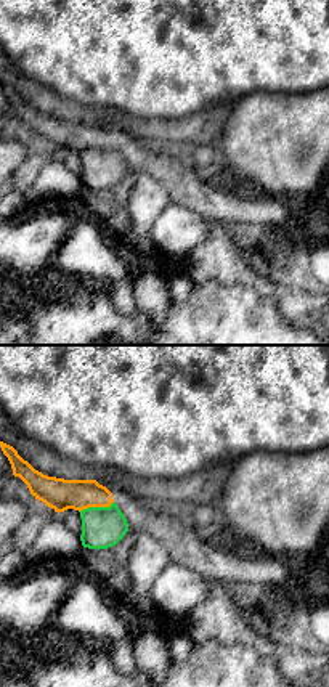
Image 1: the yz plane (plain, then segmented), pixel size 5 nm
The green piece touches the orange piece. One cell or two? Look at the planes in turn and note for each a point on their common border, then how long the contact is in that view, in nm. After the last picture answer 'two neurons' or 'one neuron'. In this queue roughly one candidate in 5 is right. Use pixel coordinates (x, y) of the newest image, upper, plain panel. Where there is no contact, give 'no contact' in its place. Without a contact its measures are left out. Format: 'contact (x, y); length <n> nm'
contact (95, 148); length 180 nm

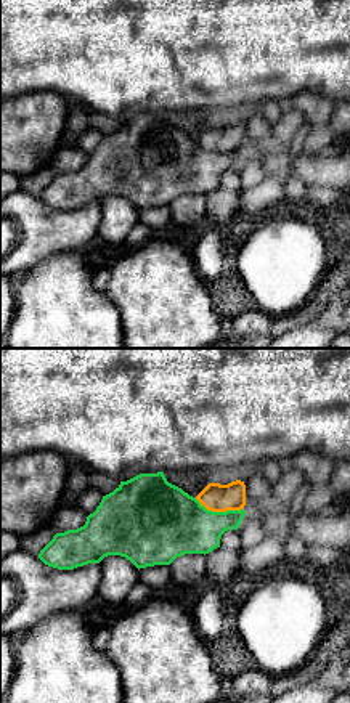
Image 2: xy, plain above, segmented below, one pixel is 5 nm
contact (219, 153); length 240 nm

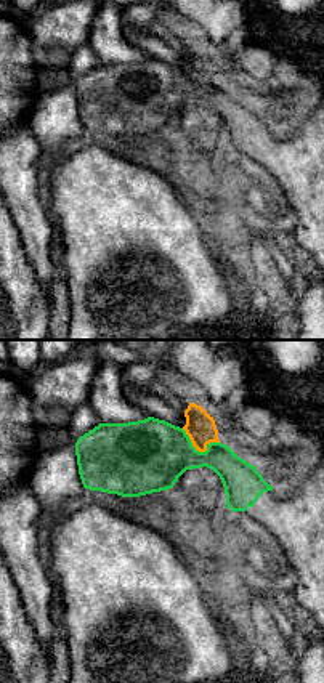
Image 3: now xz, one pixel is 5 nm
contact (198, 92); length 200 nm

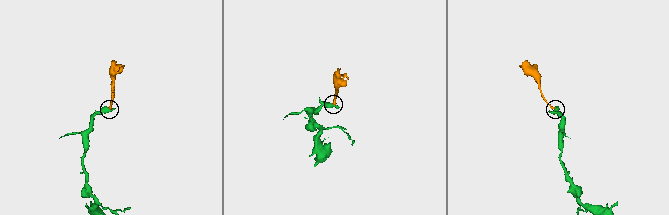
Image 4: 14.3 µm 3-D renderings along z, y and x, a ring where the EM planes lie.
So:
two neurons

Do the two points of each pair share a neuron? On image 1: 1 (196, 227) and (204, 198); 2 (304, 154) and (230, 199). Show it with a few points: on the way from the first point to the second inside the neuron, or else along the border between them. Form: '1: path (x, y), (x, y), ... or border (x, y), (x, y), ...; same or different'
1: border (170, 199), (204, 217); different
2: border (235, 185), (244, 191), (281, 199); different

